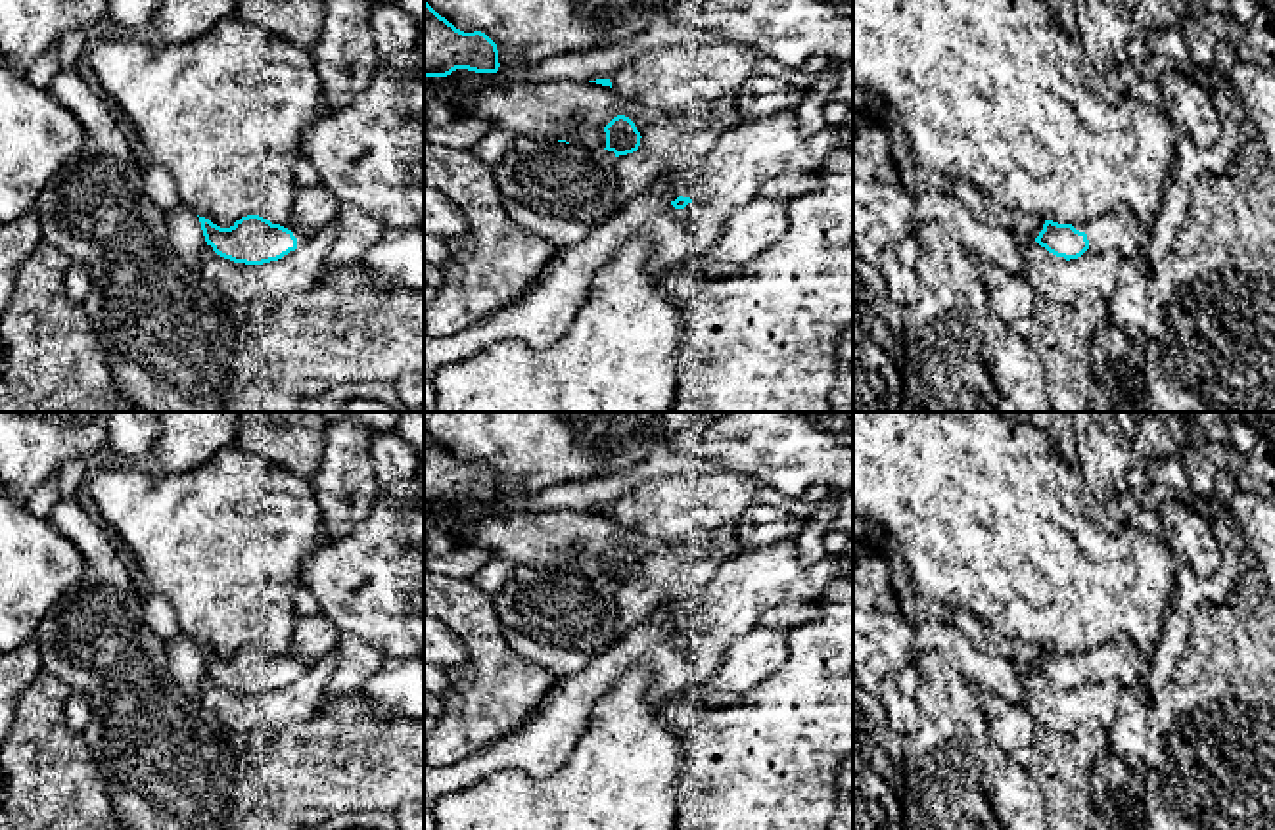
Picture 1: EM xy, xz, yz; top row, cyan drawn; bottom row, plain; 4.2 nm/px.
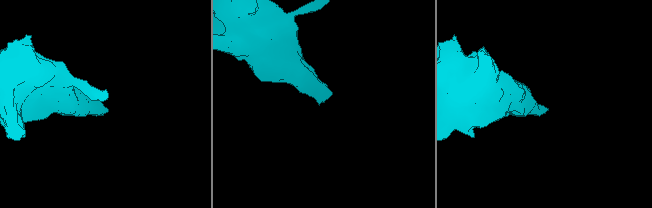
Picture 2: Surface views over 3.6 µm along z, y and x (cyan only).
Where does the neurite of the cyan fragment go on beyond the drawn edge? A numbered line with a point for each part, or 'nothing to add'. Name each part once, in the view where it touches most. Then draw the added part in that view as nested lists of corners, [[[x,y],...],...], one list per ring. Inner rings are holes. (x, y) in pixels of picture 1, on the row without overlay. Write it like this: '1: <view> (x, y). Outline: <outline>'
1: yz (1118, 660). Outline: [[[1118,634],[1095,650],[1072,656],[1087,663],[1089,679],[1083,684],[1118,682],[1145,705],[1150,703],[1148,677],[1152,661],[1139,652],[1131,636]]]

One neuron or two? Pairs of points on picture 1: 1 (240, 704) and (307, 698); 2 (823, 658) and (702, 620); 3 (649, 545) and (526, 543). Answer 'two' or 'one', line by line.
1: one
2: two
3: one

